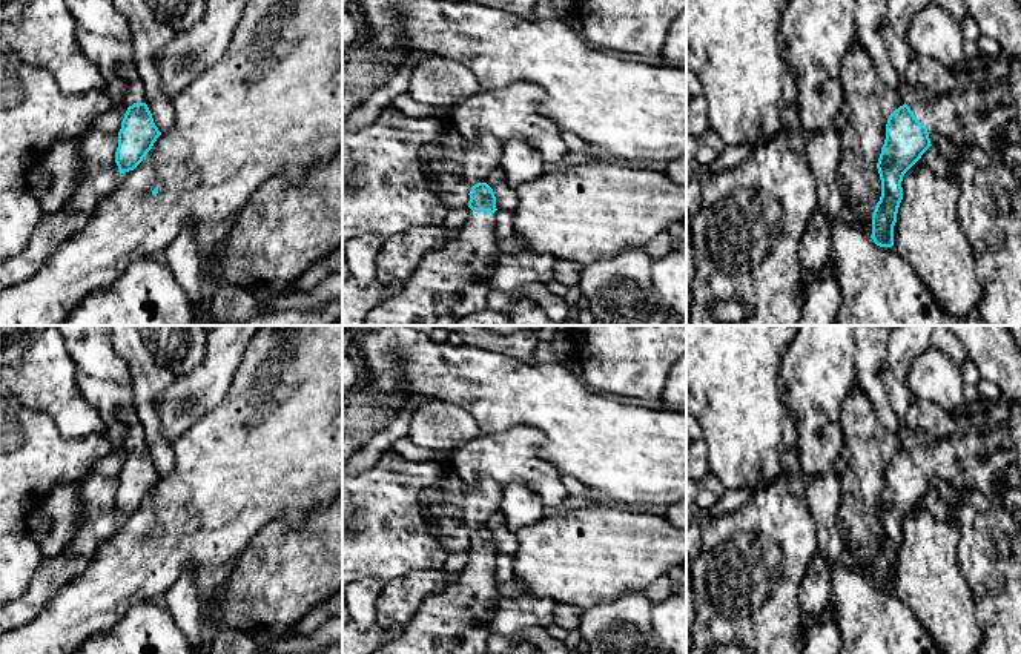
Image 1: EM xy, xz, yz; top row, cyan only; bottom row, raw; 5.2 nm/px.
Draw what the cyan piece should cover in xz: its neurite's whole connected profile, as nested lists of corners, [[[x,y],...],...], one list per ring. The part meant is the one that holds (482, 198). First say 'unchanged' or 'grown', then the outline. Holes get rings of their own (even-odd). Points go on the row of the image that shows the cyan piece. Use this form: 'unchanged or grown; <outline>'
grown; [[[487,183],[474,184],[468,195],[470,220],[442,249],[430,250],[421,258],[402,290],[373,307],[365,325],[456,325],[464,316],[487,309],[491,276],[501,256],[493,220],[496,197]]]

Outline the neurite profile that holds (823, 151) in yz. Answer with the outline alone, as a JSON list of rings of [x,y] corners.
[[[832,129],[811,135],[806,154],[817,183],[818,207],[826,218],[838,216],[844,206],[840,183],[841,135]]]

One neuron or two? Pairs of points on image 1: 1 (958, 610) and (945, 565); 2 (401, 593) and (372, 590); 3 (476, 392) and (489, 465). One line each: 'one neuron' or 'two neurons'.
1: one neuron
2: one neuron
3: two neurons

